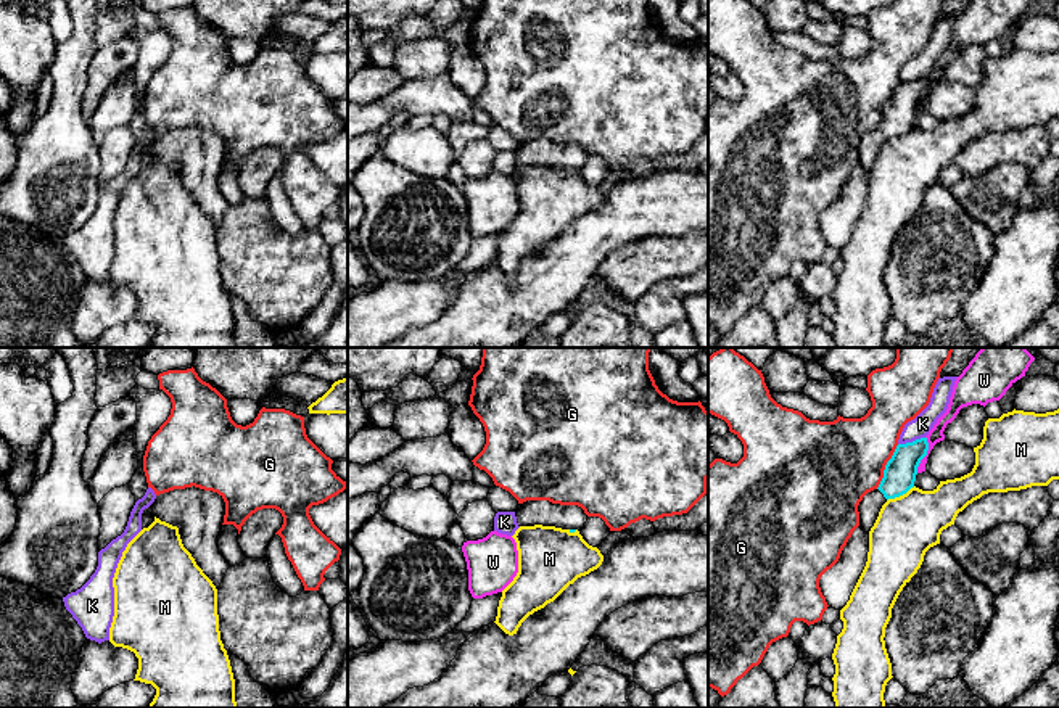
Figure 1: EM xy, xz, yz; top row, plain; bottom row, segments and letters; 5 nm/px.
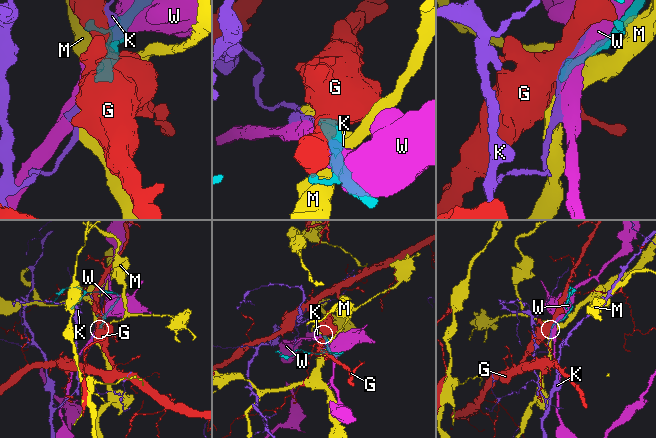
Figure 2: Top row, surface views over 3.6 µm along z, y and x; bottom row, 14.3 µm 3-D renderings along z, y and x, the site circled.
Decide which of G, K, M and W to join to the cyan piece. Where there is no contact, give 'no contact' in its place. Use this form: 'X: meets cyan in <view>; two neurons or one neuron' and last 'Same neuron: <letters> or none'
G: meets cyan in yz; two neurons
K: meets cyan in yz; two neurons
M: meets cyan in yz; two neurons
W: meets cyan in yz; two neurons
Same neuron: none

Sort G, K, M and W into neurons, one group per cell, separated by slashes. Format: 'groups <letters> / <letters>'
groups G / K / M / W

